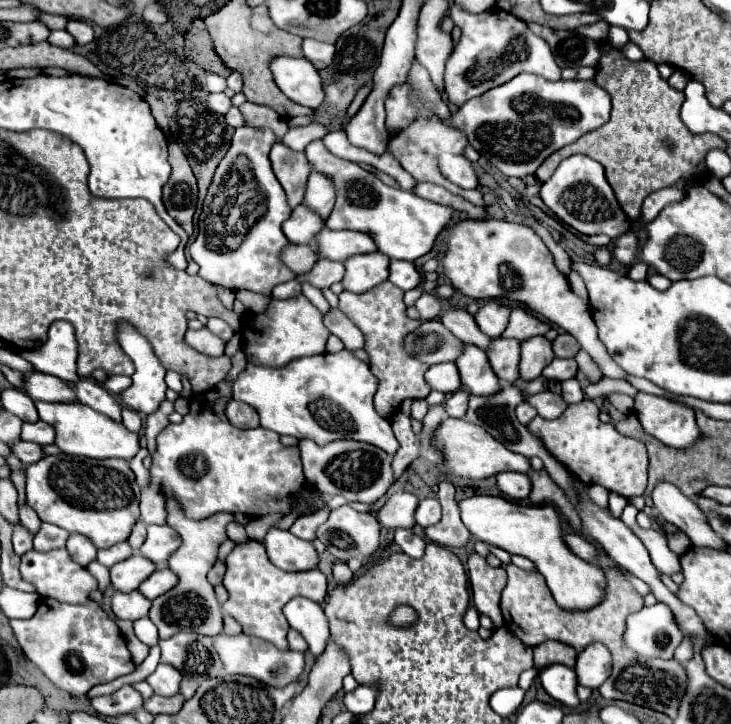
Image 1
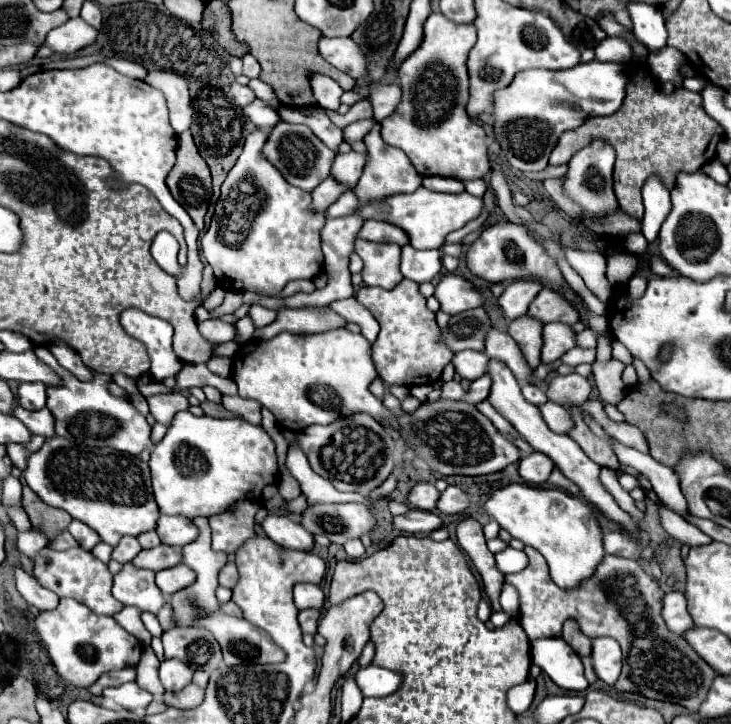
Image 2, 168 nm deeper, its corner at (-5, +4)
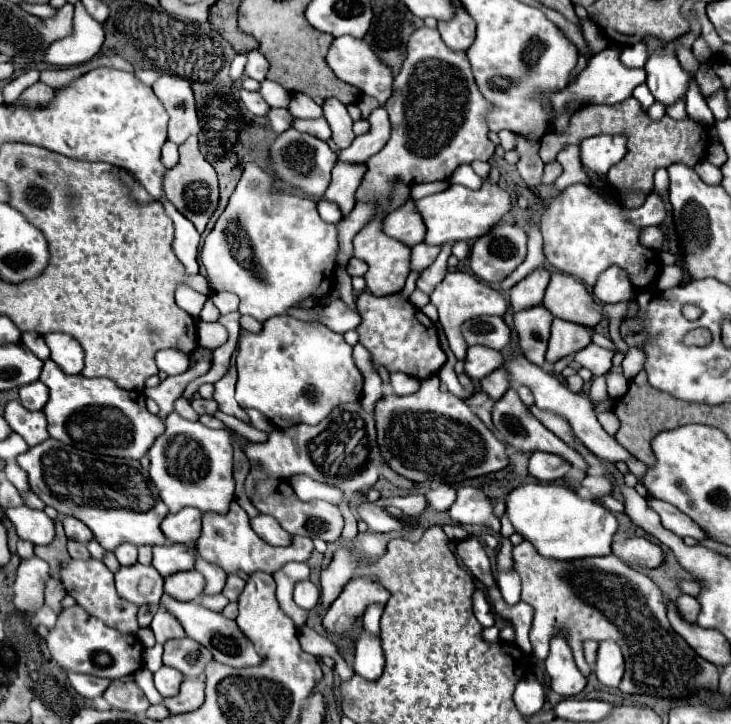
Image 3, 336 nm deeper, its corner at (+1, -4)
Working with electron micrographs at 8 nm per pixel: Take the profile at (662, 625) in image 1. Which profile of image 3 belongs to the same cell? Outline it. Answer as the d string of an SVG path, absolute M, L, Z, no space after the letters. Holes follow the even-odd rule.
M683 594L683 596L679 596L675 602L677 602L677 608L679 608L681 616L685 616L685 620L689 620L689 622L695 622L695 620L697 620L697 614L699 614L699 610L701 610L701 604L699 604L697 596Z

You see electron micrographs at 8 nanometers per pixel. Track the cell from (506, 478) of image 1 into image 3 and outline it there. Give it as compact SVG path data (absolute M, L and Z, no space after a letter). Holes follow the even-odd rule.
M533 452L529 460L529 474L541 482L555 482L563 478L571 470L571 464L555 454L549 452Z

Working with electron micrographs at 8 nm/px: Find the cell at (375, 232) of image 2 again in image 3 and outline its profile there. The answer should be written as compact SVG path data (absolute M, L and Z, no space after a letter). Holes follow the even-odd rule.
M409 198L401 208L397 208L397 212L393 210L387 216L383 230L385 230L385 234L393 236L395 240L401 240L409 248L413 248L413 244L423 242L425 240L425 224L423 224L419 210L415 208L415 200Z

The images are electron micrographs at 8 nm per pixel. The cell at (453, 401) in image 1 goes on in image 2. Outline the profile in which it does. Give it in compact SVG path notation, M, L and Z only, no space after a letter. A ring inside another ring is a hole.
M483 374L481 378L477 378L475 382L471 382L469 392L463 396L463 402L467 404L479 404L481 400L487 398L487 392L491 388L491 380L487 380L487 374Z

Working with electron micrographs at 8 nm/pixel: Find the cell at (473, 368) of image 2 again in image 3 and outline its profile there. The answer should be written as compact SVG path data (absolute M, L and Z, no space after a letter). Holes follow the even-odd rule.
M471 346L465 358L465 372L469 378L485 378L489 372L497 370L503 362L503 354L499 350L487 348L487 346Z

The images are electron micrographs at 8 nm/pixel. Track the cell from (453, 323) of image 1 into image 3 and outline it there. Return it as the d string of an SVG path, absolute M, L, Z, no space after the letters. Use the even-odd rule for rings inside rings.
M513 358L513 360L505 362L505 368L509 368L509 372L513 372L513 382L515 382L515 384L525 384L525 386L529 386L529 390L531 390L533 396L535 396L535 406L537 406L537 408L549 410L549 412L555 412L555 414L563 416L563 418L569 422L571 430L581 438L581 442L583 442L595 456L607 458L607 460L611 460L613 464L615 464L617 460L627 462L629 452L625 452L625 448L623 448L613 436L609 436L609 434L603 430L603 426L599 424L599 420L597 420L595 412L593 412L593 402L591 402L591 400L587 400L583 394L571 392L571 390L565 386L565 382L559 380L553 372L545 372L541 366L535 366L535 364L531 364L529 360L525 360L525 358Z

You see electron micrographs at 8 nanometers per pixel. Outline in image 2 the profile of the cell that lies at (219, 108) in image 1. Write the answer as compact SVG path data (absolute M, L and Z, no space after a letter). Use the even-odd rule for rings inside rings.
M233 82L231 84L231 100L237 106L245 106L245 104L249 104L249 102L255 100L255 94L247 86L241 86L241 84Z

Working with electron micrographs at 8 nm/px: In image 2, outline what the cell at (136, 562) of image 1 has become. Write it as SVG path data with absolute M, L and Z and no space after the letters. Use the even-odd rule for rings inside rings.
M159 544L157 548L141 550L141 552L135 556L135 560L133 560L131 564L133 564L135 568L145 568L145 570L159 572L159 570L177 566L179 562L181 562L179 548L167 548L167 546Z

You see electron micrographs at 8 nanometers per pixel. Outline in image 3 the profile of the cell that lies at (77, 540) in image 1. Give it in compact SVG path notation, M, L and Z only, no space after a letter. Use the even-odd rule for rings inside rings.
M63 516L63 528L69 540L79 540L79 542L89 542L93 538L91 530L77 518L73 516Z

